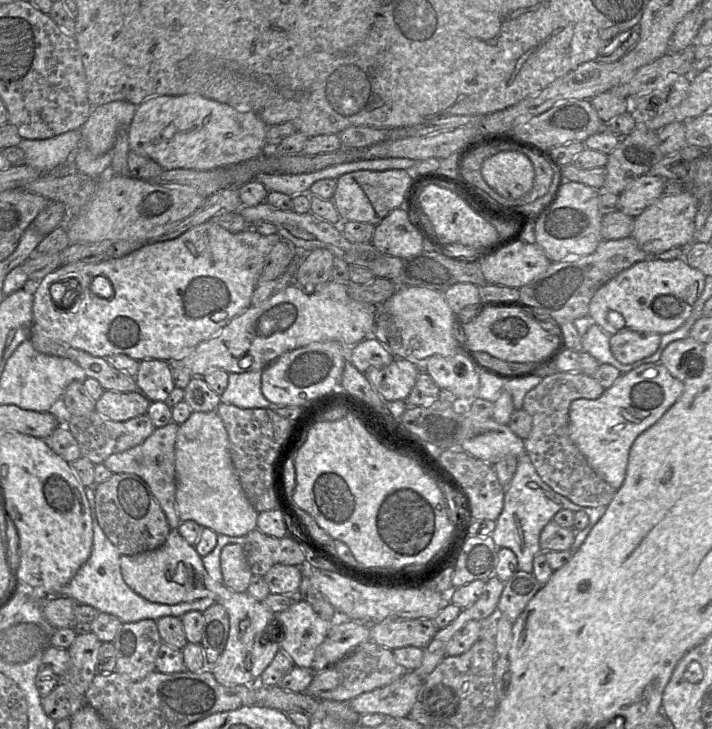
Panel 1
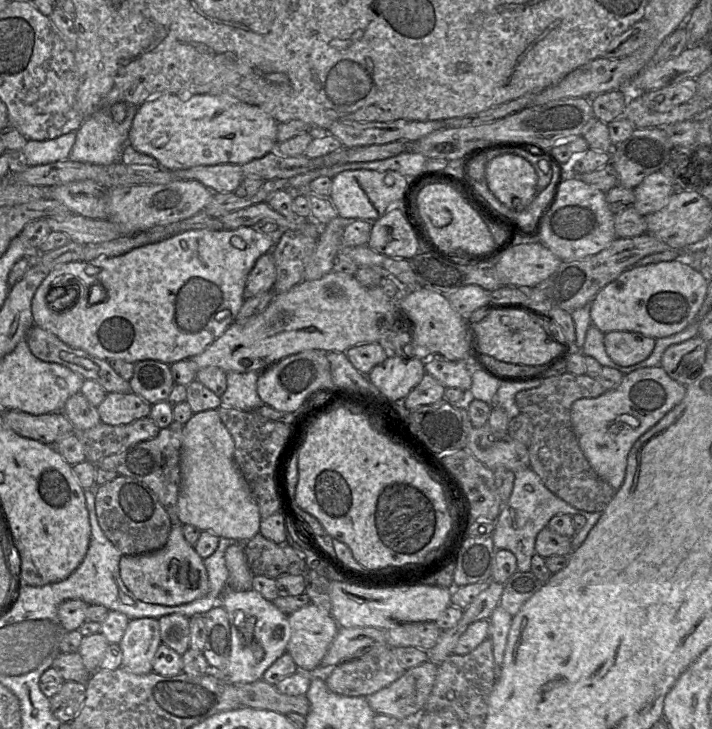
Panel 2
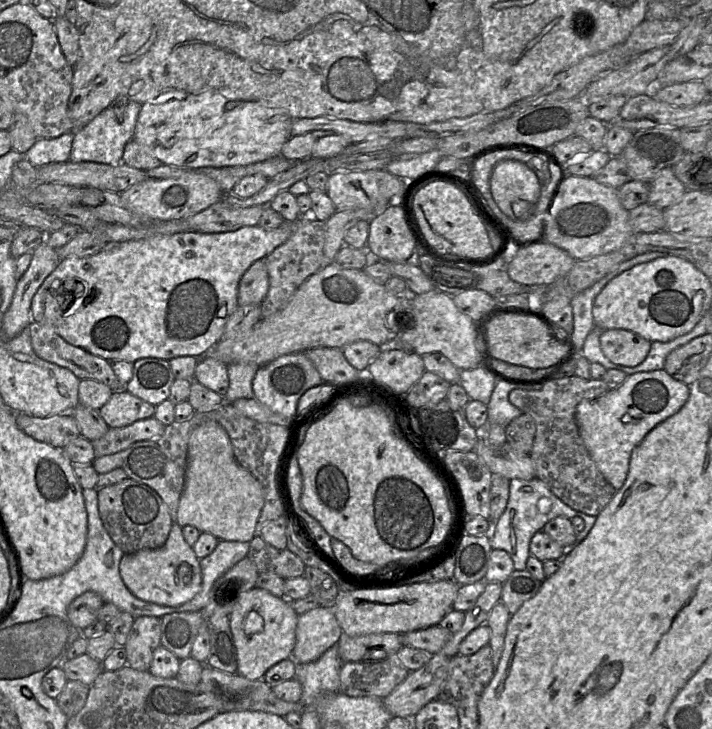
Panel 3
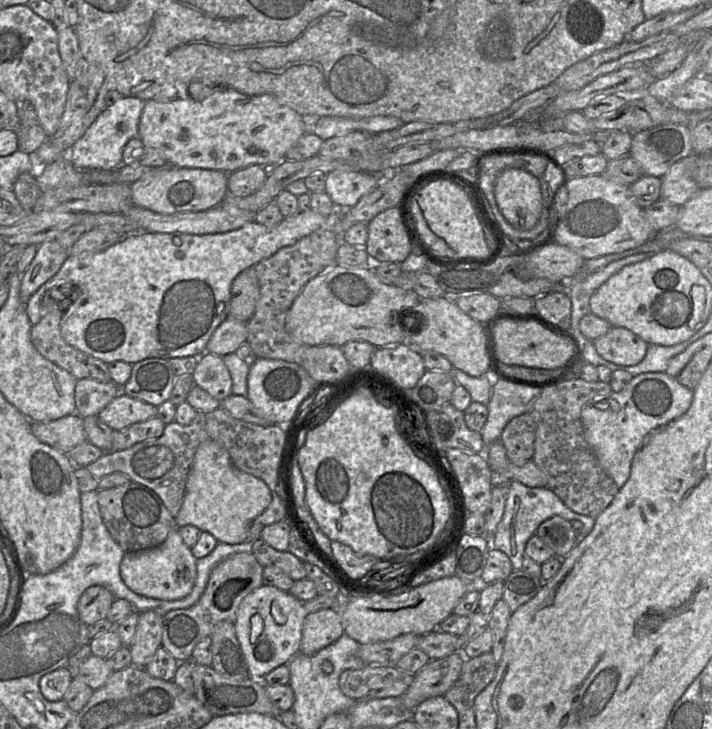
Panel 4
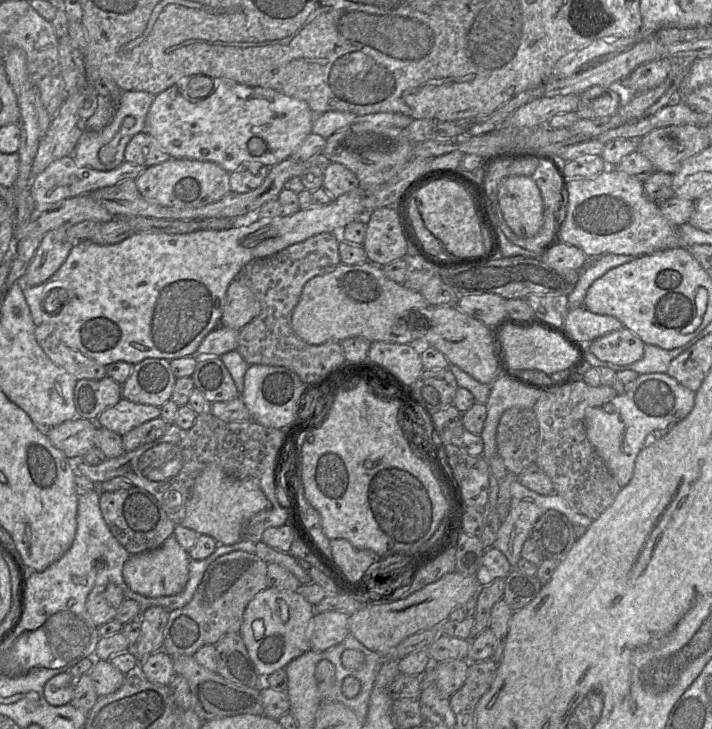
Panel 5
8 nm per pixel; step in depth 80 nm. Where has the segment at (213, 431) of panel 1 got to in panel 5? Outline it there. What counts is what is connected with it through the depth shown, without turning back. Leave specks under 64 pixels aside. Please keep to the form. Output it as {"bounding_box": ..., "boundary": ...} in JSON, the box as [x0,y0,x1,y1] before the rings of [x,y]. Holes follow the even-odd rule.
{"bounding_box":[180,463,268,545],"boundary":[[[209,463],[196,478],[180,525],[214,538],[218,544],[232,545],[243,538],[247,522],[268,506],[268,499],[253,481],[228,476],[217,463]]]}

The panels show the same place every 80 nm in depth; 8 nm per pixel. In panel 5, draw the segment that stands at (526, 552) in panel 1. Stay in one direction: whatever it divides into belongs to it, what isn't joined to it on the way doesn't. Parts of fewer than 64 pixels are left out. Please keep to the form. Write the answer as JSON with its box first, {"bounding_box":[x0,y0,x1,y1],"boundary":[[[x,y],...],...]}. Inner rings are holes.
{"bounding_box":[493,479,592,567],"boundary":[[[514,479],[510,485],[510,508],[506,518],[501,522],[498,532],[496,534],[496,540],[493,546],[500,550],[507,558],[510,566],[516,567],[517,562],[521,558],[520,552],[525,540],[530,536],[531,530],[538,520],[538,518],[547,510],[555,509],[563,513],[572,524],[582,525],[586,528],[592,523],[592,519],[589,517],[575,512],[571,509],[566,501],[557,493],[550,495],[538,494],[524,485],[522,485],[517,479]]]}

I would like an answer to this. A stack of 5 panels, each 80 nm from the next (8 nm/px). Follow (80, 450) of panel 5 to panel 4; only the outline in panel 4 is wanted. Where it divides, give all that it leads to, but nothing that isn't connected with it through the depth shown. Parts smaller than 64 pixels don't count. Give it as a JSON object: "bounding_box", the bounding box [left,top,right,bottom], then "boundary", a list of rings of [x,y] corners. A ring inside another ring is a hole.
{"bounding_box":[31,413,87,455],"boundary":[[[74,413],[52,421],[32,422],[31,431],[42,443],[45,443],[52,448],[68,455],[68,453],[74,447],[87,441],[83,419],[84,418]]]}

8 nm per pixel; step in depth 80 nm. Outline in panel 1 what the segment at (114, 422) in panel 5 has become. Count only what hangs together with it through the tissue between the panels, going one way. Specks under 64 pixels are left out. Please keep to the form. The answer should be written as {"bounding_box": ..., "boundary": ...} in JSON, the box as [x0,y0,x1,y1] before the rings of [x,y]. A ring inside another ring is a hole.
{"bounding_box":[94,391,151,422],"boundary":[[[104,391],[94,403],[94,410],[105,419],[125,422],[139,415],[147,414],[151,401],[140,391]]]}

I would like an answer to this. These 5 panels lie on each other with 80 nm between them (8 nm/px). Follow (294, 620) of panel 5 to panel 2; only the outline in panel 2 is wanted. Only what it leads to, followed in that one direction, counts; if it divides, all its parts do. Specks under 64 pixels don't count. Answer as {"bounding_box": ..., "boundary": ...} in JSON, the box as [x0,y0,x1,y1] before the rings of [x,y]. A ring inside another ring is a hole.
{"bounding_box":[215,582,290,683],"boundary":[[[228,582],[226,587],[220,593],[220,603],[228,614],[230,632],[231,632],[231,652],[229,657],[229,665],[225,672],[215,672],[215,676],[222,681],[230,681],[231,683],[254,683],[256,681],[262,680],[264,672],[283,654],[286,652],[287,644],[290,640],[290,626],[288,622],[288,616],[282,613],[271,601],[266,600],[259,592],[255,591],[253,588],[246,591],[236,591],[228,587]]]}

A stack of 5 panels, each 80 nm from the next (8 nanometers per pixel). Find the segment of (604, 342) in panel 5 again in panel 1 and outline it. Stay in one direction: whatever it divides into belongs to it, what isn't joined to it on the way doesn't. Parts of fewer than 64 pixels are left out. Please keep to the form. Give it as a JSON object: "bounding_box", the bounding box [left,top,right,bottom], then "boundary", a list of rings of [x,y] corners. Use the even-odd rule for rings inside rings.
{"bounding_box":[610,331,661,364],"boundary":[[[625,331],[610,336],[613,356],[622,364],[632,364],[656,352],[661,335],[648,331]]]}

